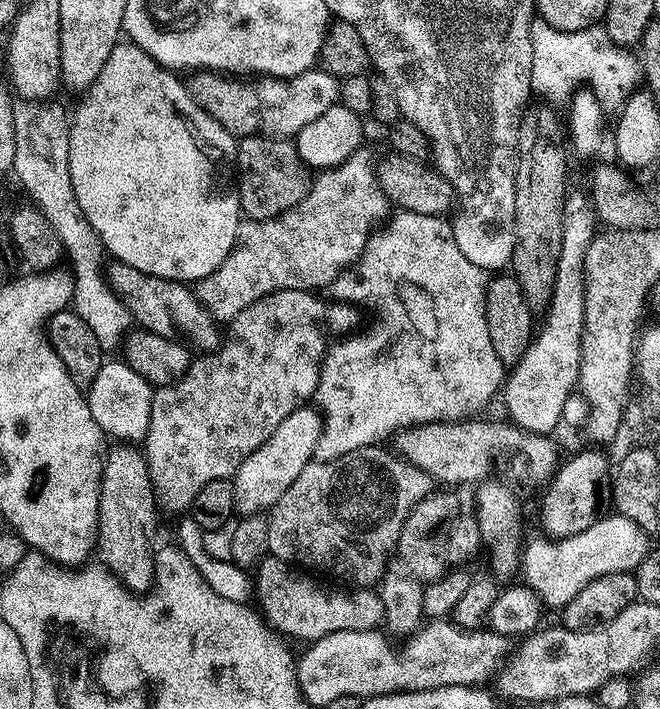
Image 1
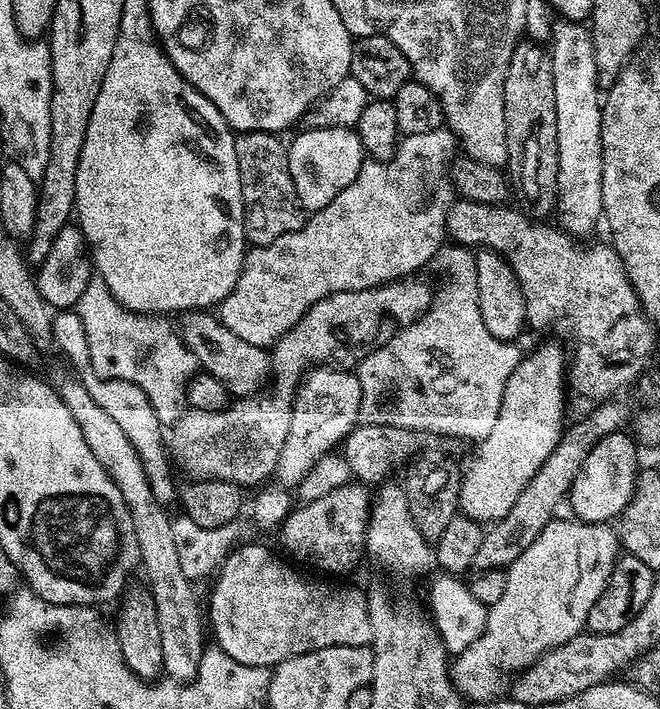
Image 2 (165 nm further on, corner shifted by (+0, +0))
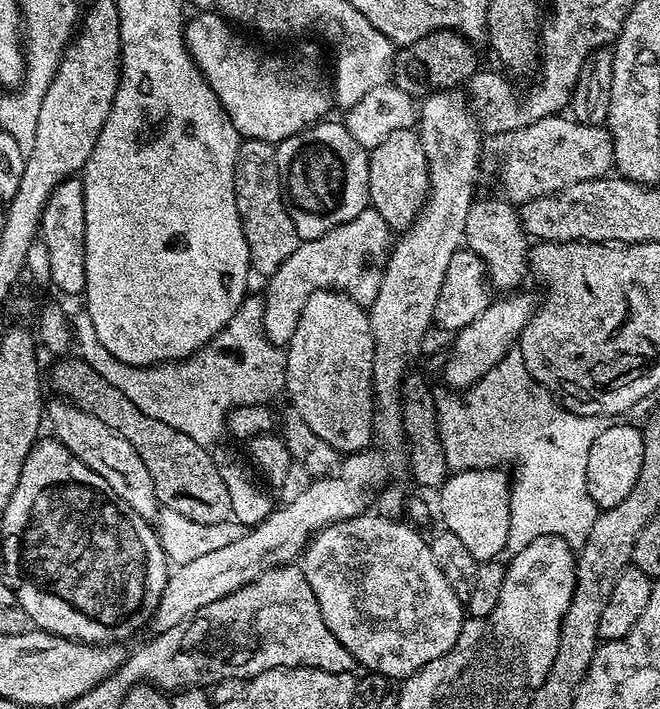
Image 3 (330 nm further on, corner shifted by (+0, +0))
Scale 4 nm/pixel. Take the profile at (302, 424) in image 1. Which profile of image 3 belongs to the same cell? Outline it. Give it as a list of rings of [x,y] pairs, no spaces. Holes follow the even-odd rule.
[[[315,292],[310,294],[298,326],[286,345],[288,352],[288,392],[292,395],[291,407],[300,411],[300,417],[322,438],[330,442],[341,454],[365,451],[373,443],[372,371],[374,370],[374,338],[370,330],[368,313],[358,302],[348,297],[347,292]]]

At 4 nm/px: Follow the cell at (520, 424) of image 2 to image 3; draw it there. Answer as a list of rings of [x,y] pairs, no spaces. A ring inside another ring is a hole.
[[[503,467],[452,472],[440,494],[440,516],[446,531],[458,537],[477,562],[497,559],[504,552],[506,534],[510,534],[509,473]]]

